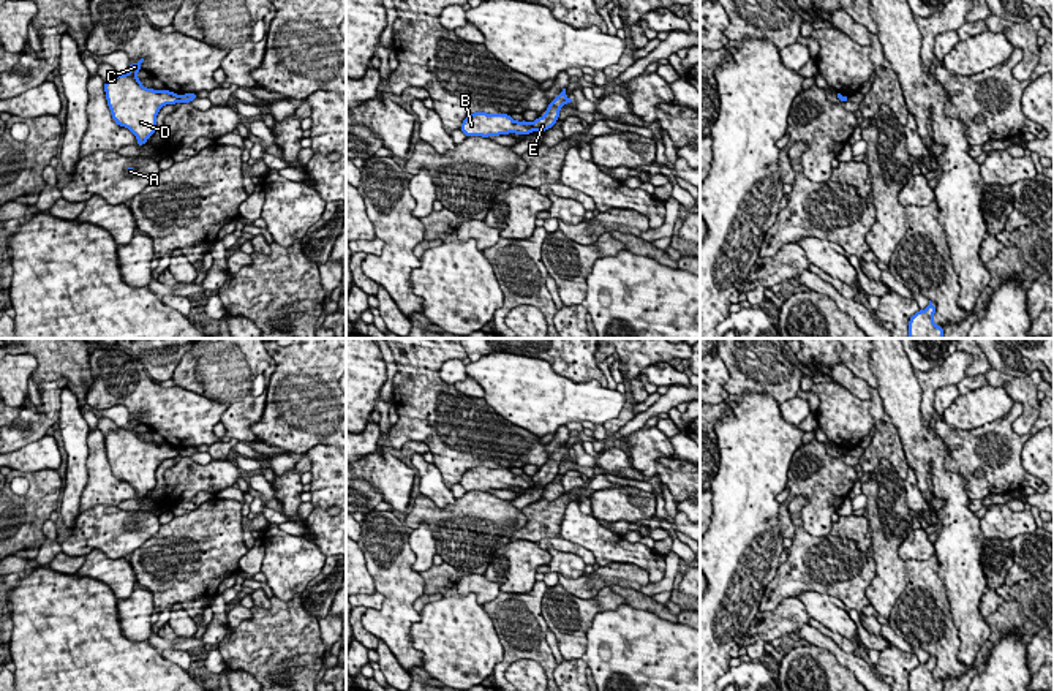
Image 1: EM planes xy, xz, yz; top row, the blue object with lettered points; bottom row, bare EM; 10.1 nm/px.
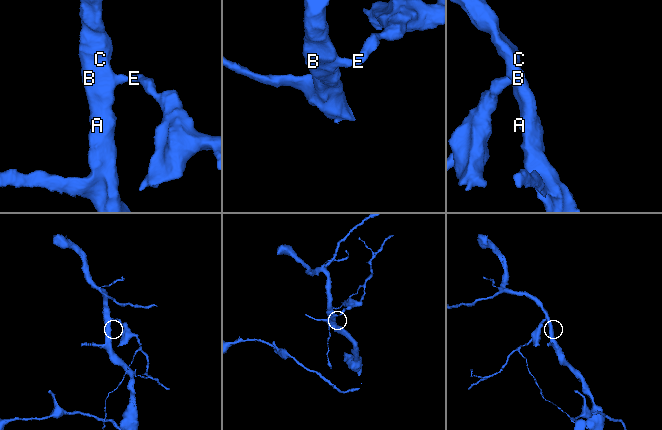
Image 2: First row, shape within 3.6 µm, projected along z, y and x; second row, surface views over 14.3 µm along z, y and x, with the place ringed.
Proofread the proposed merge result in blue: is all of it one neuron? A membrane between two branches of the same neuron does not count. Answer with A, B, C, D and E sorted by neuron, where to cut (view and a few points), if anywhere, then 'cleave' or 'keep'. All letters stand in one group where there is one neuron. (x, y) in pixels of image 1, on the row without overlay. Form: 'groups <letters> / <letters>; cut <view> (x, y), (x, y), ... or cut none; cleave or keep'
groups A B C D / E; cut xz (531, 478), (534, 483); cleave

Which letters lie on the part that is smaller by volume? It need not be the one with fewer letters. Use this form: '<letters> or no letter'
E

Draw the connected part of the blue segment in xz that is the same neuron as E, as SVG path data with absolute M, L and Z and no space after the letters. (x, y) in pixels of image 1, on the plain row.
M563 443L563 446L547 460L545 468L533 476L533 482L536 485L550 484L558 476L561 462L570 455L572 454L566 449L566 443Z

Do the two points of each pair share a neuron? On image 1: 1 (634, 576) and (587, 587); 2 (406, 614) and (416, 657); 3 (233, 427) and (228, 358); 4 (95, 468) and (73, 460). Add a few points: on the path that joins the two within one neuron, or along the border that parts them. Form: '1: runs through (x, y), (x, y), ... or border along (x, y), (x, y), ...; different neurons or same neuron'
1: runs through (623, 576), (598, 579); same neuron
2: runs through (403, 625), (405, 645); same neuron
3: runs through (244, 410), (244, 397), (231, 383), (231, 375); same neuron
4: border along (90, 430), (87, 438), (87, 483), (79, 502); different neurons

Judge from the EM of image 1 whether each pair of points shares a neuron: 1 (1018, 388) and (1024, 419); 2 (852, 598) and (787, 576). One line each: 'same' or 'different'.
1: same
2: same

